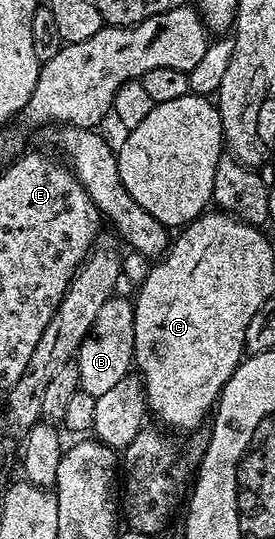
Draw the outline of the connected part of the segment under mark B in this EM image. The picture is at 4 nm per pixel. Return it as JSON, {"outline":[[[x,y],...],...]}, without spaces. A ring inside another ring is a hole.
{"outline":[[[114,295],[103,303],[87,339],[77,349],[75,363],[79,367],[79,379],[83,391],[87,395],[98,397],[108,389],[115,387],[119,379],[130,376],[134,368],[133,344],[135,343],[135,327],[133,326],[133,301],[130,298]]]}

